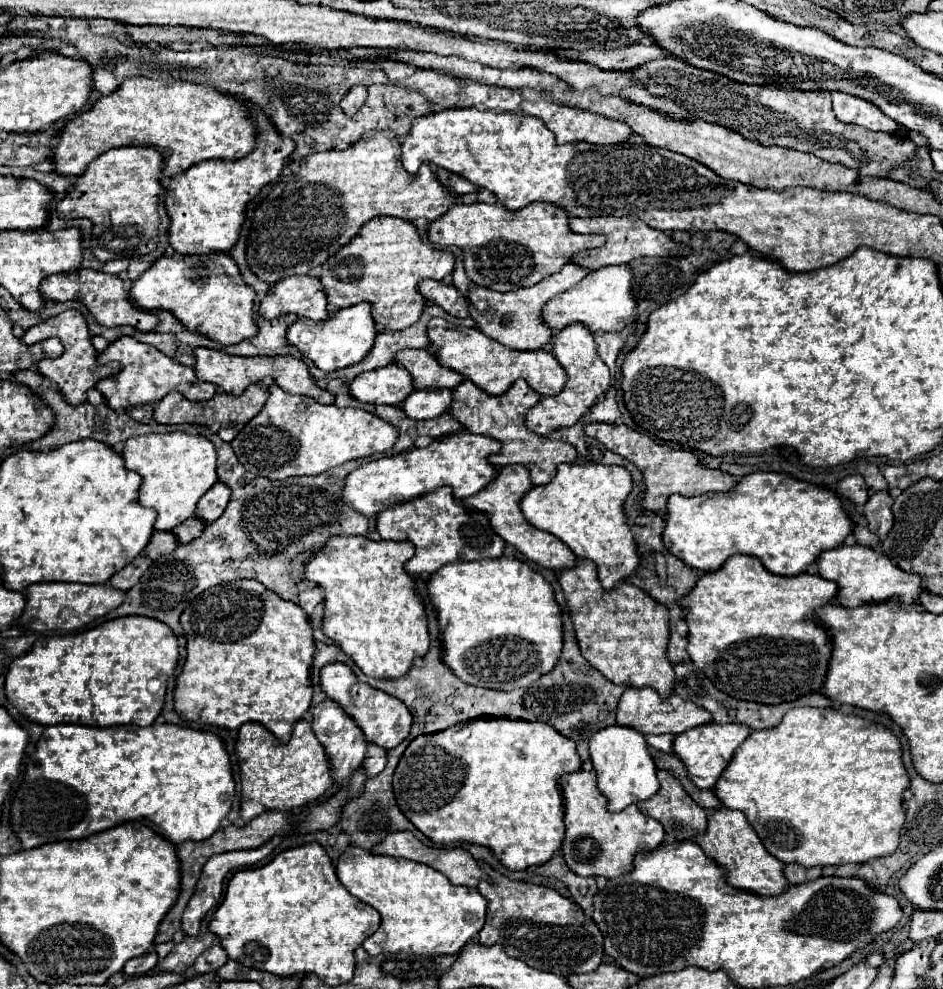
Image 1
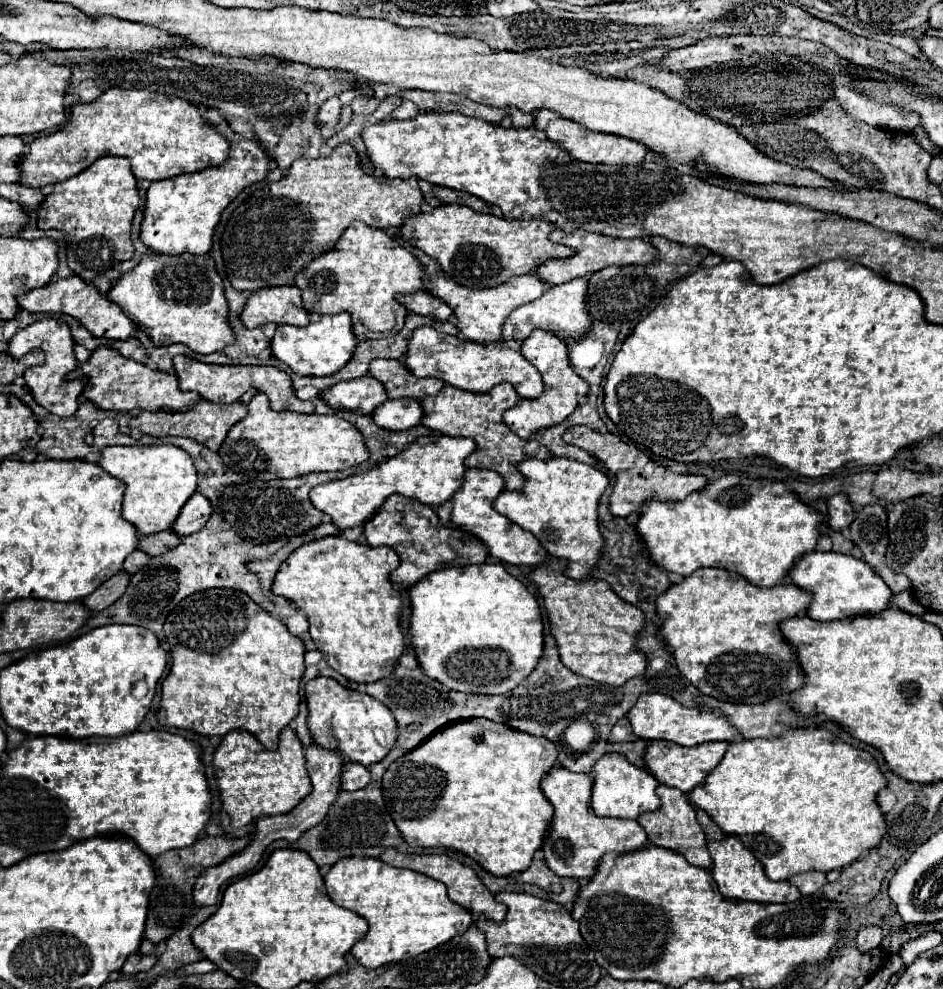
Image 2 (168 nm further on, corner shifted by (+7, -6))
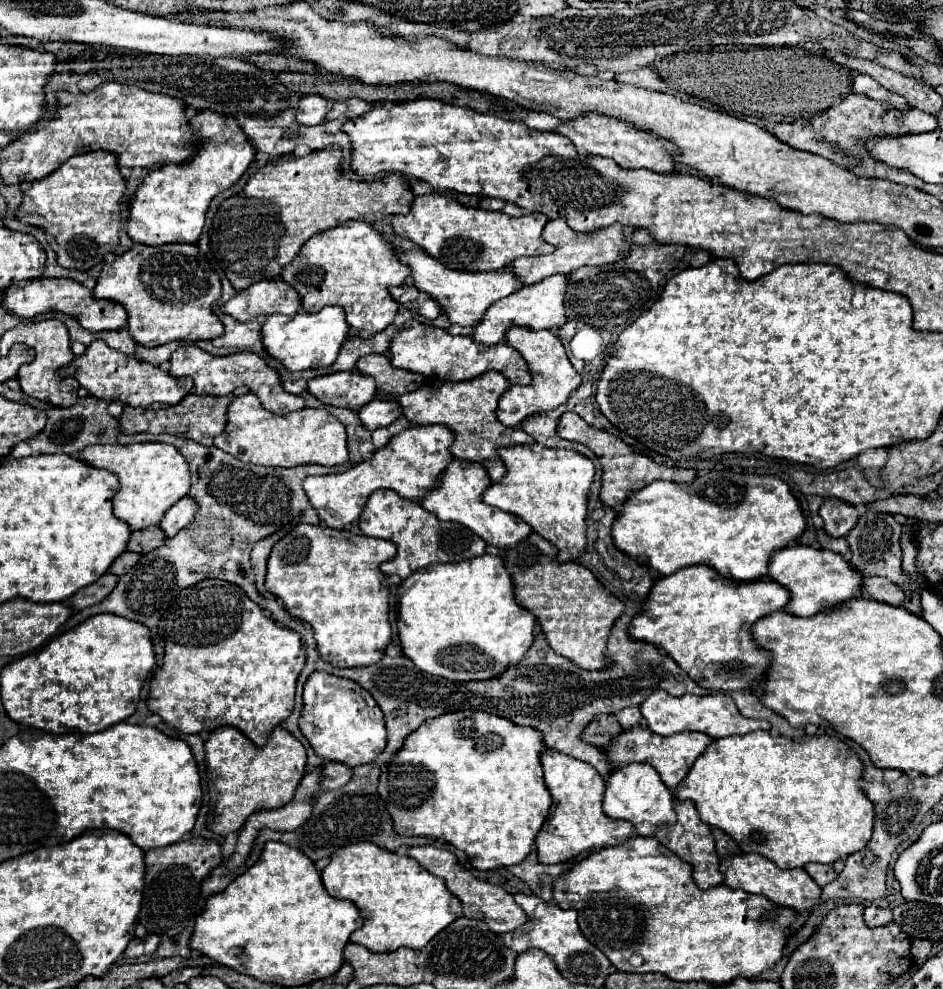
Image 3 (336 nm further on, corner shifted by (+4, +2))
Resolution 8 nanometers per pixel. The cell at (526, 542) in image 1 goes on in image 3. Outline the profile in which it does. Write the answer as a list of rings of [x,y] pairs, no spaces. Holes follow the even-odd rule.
[[[452,459],[452,463],[442,473],[438,485],[420,499],[420,505],[426,507],[426,511],[434,511],[434,515],[438,515],[438,519],[456,521],[456,523],[466,525],[470,531],[474,531],[478,537],[482,537],[488,545],[506,549],[506,547],[526,539],[526,535],[532,533],[532,529],[530,529],[530,525],[526,525],[518,517],[514,517],[512,513],[490,507],[482,501],[482,493],[490,487],[490,483],[492,481],[480,463],[466,461],[466,459]]]

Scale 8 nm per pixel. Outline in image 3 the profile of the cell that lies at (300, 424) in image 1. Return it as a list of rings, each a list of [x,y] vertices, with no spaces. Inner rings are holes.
[[[246,393],[228,405],[226,415],[226,427],[222,435],[214,439],[214,447],[234,455],[244,463],[266,467],[296,467],[304,463],[340,465],[350,457],[346,445],[346,429],[326,409],[300,409],[280,417],[262,409],[256,395]]]

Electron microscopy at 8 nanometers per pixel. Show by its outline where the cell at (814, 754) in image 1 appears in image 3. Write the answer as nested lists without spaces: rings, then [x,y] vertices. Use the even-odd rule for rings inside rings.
[[[754,731],[748,735],[730,735],[730,737],[720,737],[712,745],[706,747],[706,751],[696,759],[692,769],[688,771],[686,779],[678,783],[674,789],[674,797],[680,801],[692,801],[698,809],[700,819],[706,825],[722,829],[726,835],[730,835],[744,853],[758,853],[770,861],[774,861],[780,869],[796,869],[804,867],[806,863],[834,863],[838,859],[846,859],[848,855],[862,851],[866,843],[872,837],[872,823],[874,823],[874,805],[872,801],[864,795],[864,791],[858,787],[858,781],[862,777],[862,763],[858,755],[848,749],[848,745],[836,737],[802,737],[802,739],[788,739],[782,735],[774,735],[770,731]]]

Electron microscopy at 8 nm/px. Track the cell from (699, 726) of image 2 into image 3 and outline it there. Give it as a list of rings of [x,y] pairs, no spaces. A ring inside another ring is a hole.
[[[654,691],[654,695],[650,695],[650,699],[646,699],[646,703],[640,705],[640,711],[642,711],[648,727],[658,735],[674,735],[680,731],[702,731],[702,733],[710,735],[712,739],[718,739],[718,737],[726,737],[726,735],[744,735],[744,733],[750,733],[756,729],[770,731],[770,727],[772,727],[768,721],[748,719],[748,717],[740,715],[732,697],[728,697],[724,693],[712,693],[712,695],[704,695],[704,697],[698,697],[698,695],[674,697],[666,691]]]

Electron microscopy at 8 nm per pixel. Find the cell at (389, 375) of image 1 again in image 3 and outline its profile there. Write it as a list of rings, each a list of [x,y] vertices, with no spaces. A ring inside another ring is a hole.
[[[358,371],[350,373],[328,373],[308,381],[308,391],[326,405],[346,407],[358,411],[374,399],[376,383]]]

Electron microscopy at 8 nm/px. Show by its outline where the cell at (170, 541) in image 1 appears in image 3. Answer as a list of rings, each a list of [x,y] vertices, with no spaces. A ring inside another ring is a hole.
[[[124,551],[112,565],[110,565],[110,573],[112,575],[124,575],[130,567],[134,567],[134,563],[138,563],[138,559],[140,559],[140,555],[138,553],[130,553],[130,551]]]

